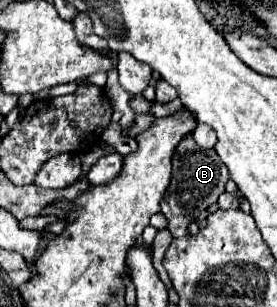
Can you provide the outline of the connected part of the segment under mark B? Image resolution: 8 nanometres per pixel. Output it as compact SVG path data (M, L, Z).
M185 135L181 143L177 145L173 153L173 173L171 173L171 185L161 199L161 213L165 213L169 225L167 229L175 239L189 235L189 223L191 219L197 219L209 205L217 201L217 197L225 191L225 185L229 181L229 171L225 163L219 159L219 155L213 149L201 149L195 145L191 135Z

